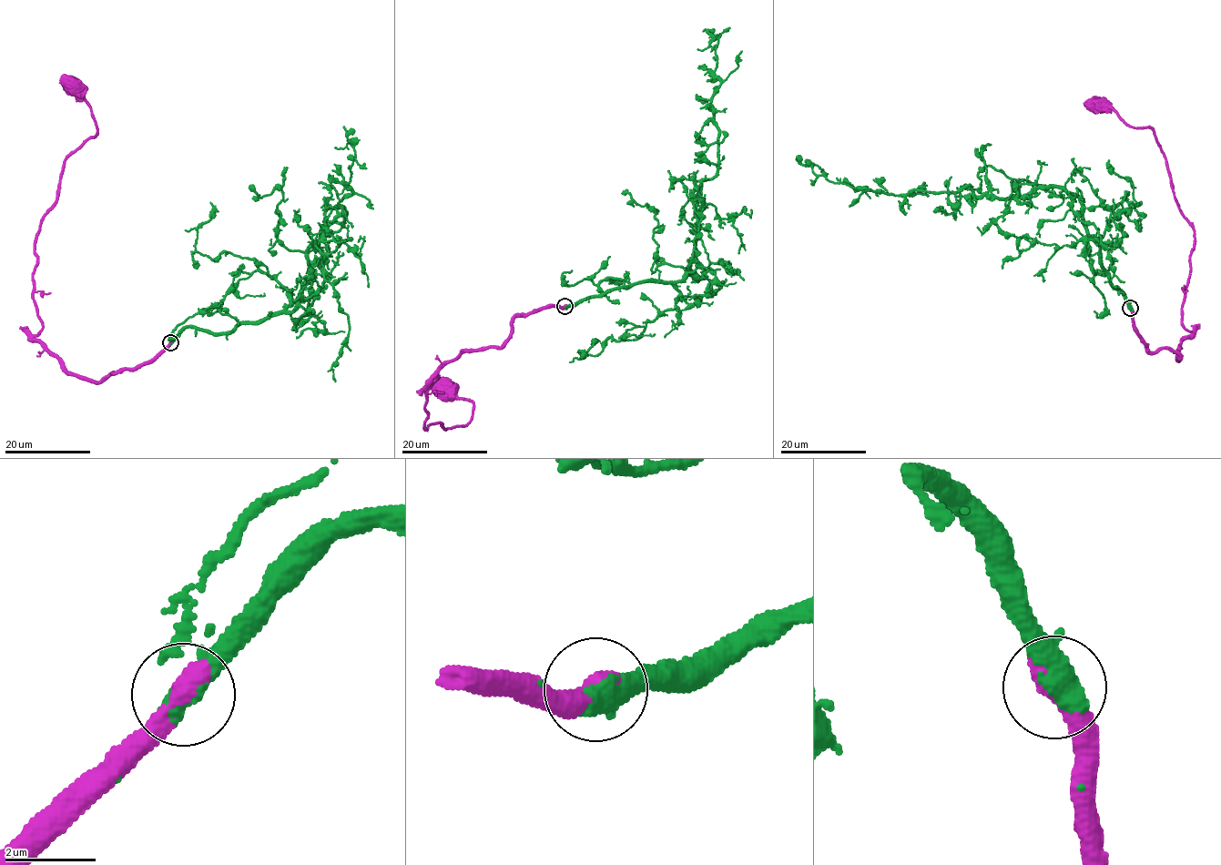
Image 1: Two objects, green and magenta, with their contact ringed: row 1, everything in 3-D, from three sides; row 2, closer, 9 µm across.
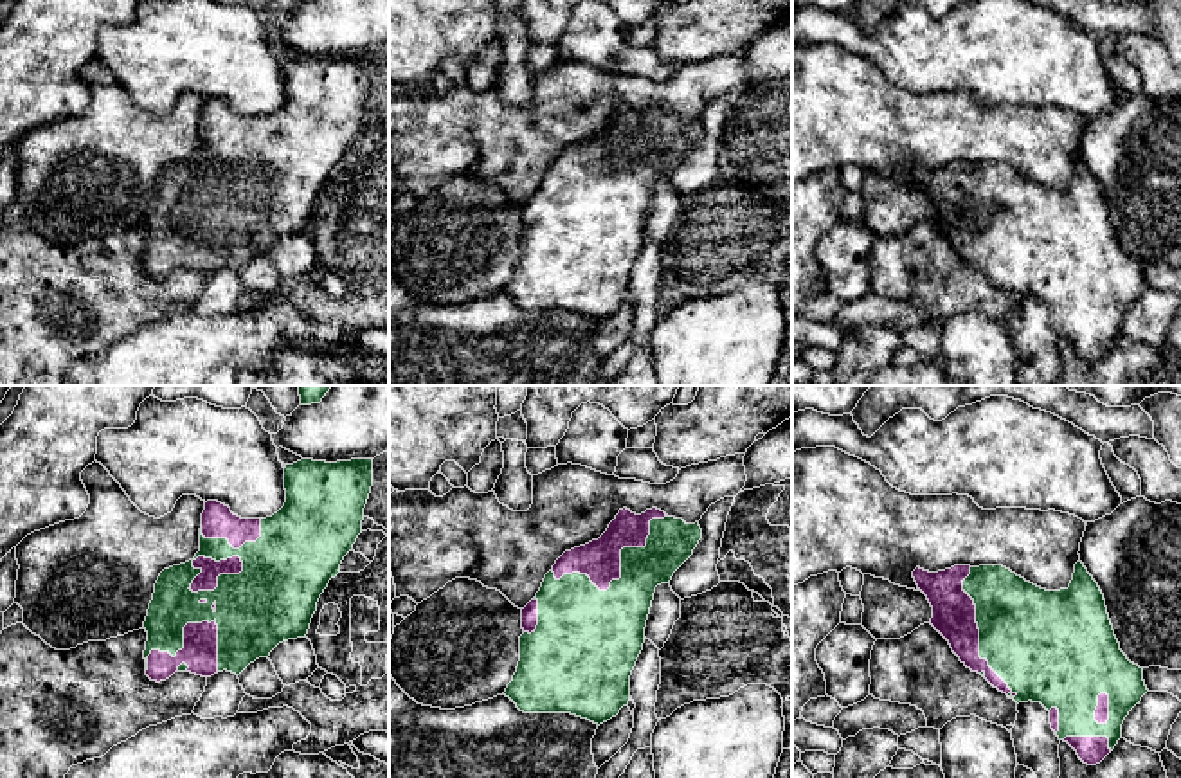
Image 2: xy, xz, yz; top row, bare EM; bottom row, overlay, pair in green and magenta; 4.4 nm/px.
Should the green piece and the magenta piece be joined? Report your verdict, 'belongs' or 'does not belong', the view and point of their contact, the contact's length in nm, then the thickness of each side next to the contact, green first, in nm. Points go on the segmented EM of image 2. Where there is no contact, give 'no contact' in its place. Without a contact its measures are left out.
belongs; meets green in xz at (622, 566); contact 600 nm long; 280 nm thick on the green side, 180 nm on the other

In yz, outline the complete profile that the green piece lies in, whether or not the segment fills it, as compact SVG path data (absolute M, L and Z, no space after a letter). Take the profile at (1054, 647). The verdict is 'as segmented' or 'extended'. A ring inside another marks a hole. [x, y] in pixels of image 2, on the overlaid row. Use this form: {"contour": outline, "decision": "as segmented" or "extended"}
{"contour": "M1082 562L1075 564L1069 587L1060 591L1041 589L1003 565L954 565L938 573L916 567L913 578L933 607L929 623L967 668L981 674L1017 704L1041 702L1050 711L1050 724L1059 740L1068 742L1084 764L1096 765L1114 749L1125 717L1149 690L1143 668L1120 650L1104 594Z", "decision": "extended"}

